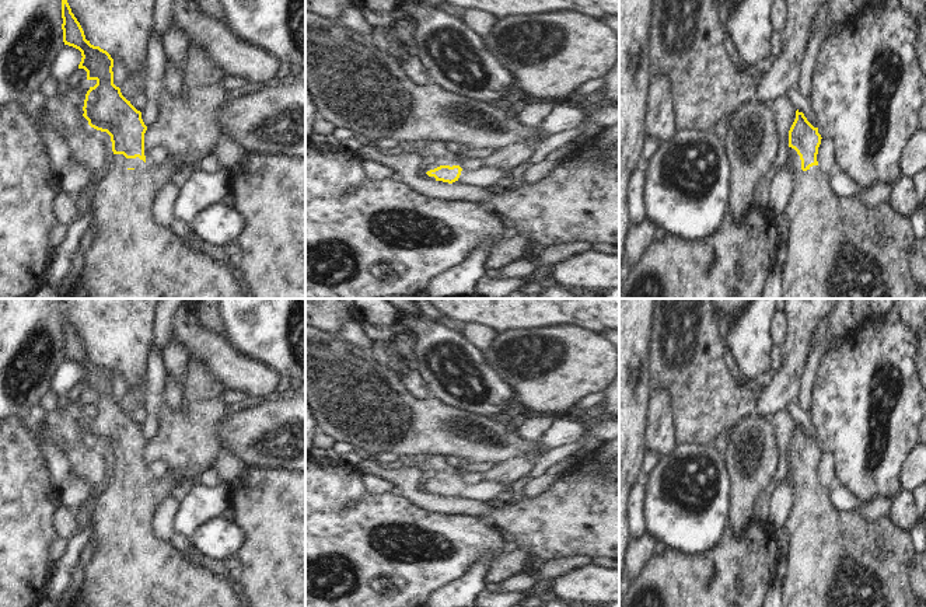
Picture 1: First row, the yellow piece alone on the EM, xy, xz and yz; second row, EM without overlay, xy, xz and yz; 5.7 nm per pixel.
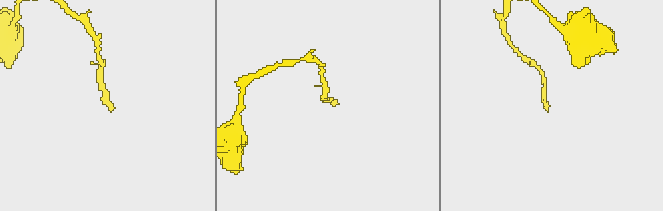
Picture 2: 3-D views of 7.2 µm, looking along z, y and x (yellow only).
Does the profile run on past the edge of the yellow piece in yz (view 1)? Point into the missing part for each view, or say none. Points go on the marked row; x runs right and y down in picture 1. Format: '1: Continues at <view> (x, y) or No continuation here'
1: Continues at yz (839, 247).

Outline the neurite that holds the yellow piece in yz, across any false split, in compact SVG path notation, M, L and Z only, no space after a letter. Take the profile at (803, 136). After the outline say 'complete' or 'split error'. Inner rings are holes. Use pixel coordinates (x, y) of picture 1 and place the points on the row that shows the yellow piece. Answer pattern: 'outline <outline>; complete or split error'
outline M796 111L796 119L789 130L789 163L796 186L785 212L790 220L787 237L787 259L782 271L780 299L915 299L918 283L911 273L908 258L916 237L908 216L899 214L890 202L866 203L855 196L838 195L817 161L821 144L818 128L814 128L803 112Z; split error

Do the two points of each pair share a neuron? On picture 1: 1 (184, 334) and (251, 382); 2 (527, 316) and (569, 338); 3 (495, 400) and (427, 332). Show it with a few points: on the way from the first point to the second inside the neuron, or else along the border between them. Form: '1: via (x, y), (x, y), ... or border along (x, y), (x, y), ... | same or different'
1: via (201, 344), (234, 370) | same
2: border along (582, 327), (563, 323), (516, 330) | different
3: via (485, 377), (464, 346), (450, 341) | same

